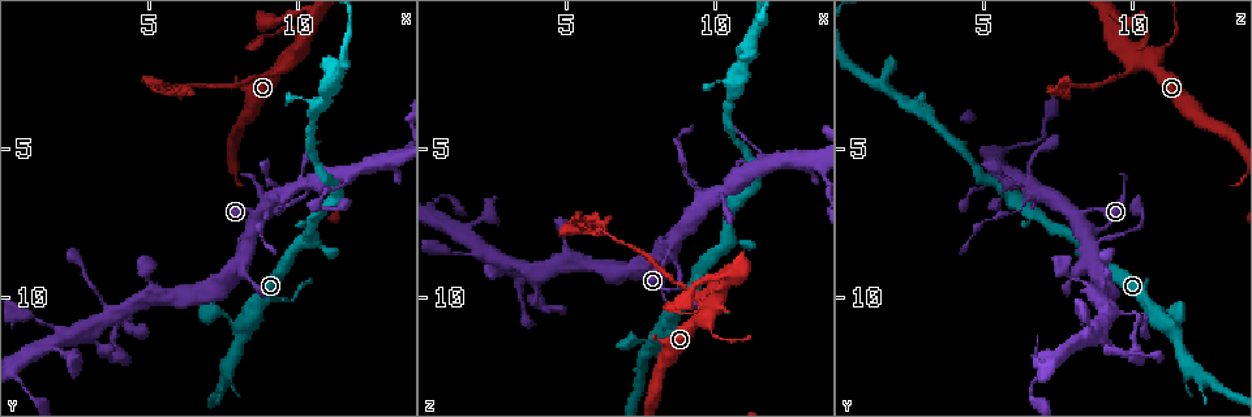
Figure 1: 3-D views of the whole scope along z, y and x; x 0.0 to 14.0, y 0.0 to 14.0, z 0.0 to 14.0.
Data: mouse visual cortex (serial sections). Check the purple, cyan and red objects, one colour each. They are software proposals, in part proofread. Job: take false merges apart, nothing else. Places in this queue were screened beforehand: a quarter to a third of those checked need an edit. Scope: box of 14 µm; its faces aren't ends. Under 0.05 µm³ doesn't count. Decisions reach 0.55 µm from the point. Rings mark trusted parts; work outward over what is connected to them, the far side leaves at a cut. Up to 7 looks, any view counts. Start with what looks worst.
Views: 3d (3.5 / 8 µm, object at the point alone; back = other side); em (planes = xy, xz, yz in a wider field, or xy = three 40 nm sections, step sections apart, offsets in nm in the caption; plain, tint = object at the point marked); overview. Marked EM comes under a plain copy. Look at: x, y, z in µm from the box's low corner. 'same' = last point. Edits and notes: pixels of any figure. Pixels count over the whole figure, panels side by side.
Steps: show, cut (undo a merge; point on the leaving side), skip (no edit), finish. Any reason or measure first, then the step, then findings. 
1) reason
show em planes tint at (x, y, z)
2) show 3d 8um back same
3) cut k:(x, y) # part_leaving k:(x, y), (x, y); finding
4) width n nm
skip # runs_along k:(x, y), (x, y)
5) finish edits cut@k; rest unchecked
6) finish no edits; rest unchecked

calibre changes
show 3d 3.5um at (9.0, 2.5, 9.6)

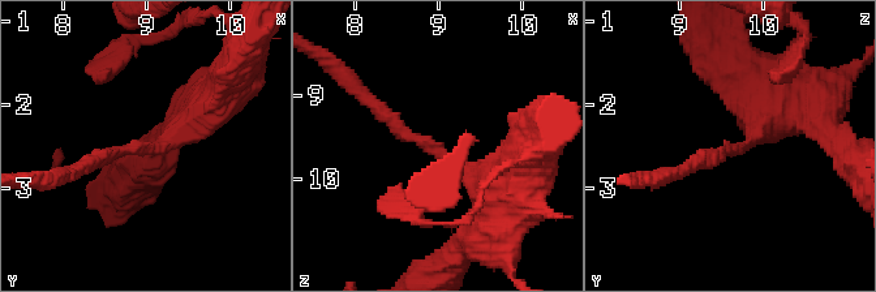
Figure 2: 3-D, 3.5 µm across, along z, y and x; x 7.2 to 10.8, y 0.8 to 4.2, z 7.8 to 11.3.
arm_widths 200, 500 nm; now the EM
show em xy step 3 tint at (9.05, 2.50, 9.70)

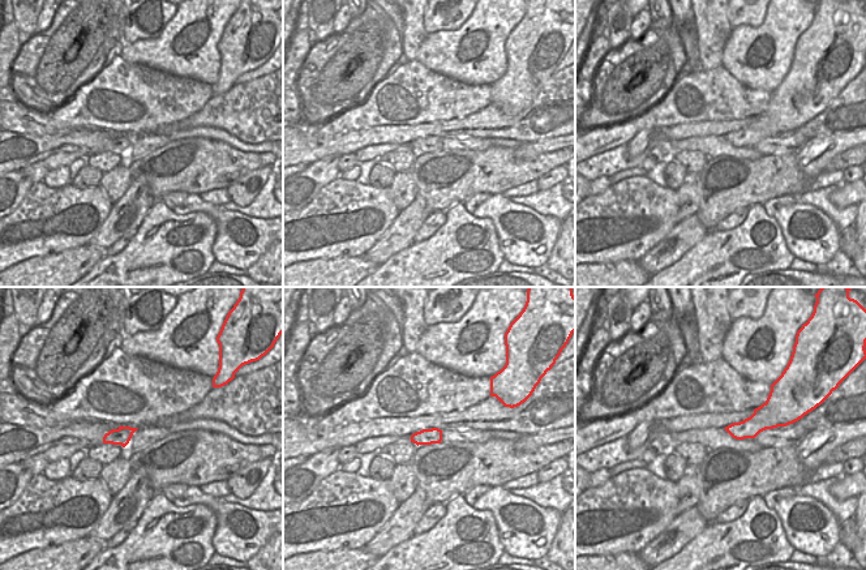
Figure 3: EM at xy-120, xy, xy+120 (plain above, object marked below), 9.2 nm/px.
width 140 nm
cut 2:(700, 155) # part_leaving 2:(728, 147), (671, 175), (644, 179); a second cell is stuck on

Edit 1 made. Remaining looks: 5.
show overview

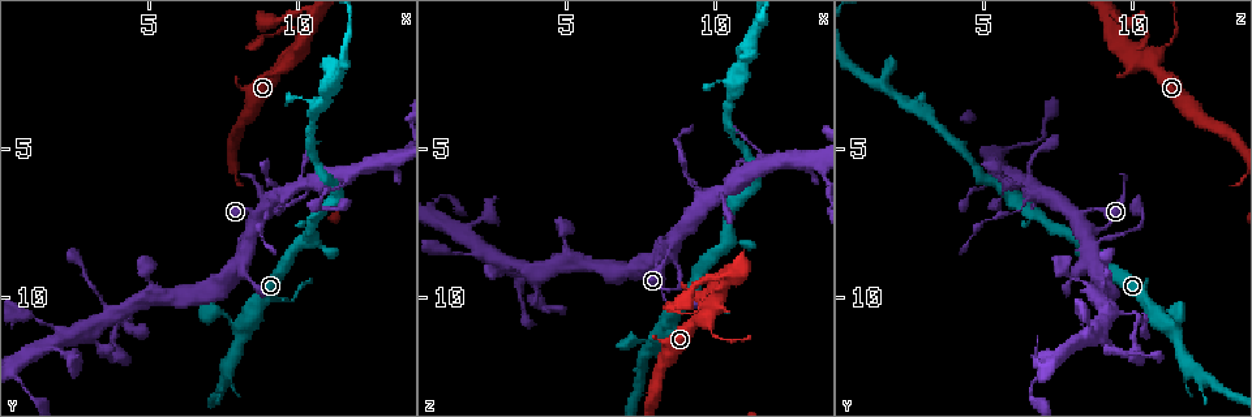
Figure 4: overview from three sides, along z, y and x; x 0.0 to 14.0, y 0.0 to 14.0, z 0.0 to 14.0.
thin arm on a thick one
show 3d 3.5um at (8.5, 7.4, 8.1)

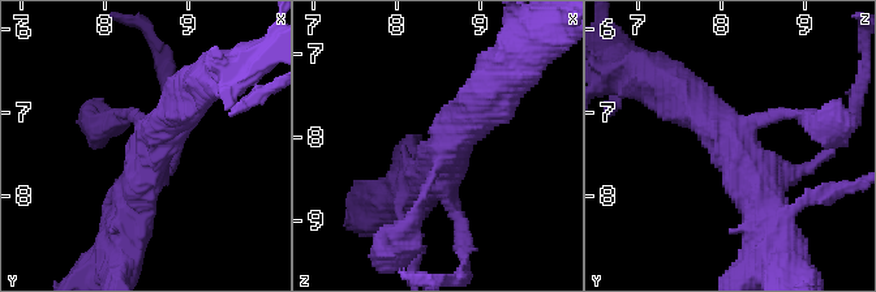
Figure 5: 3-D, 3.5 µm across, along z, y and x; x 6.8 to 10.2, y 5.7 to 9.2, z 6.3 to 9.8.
need the tissue
show em xy step 5 tint at (8.55, 7.30, 8.20)

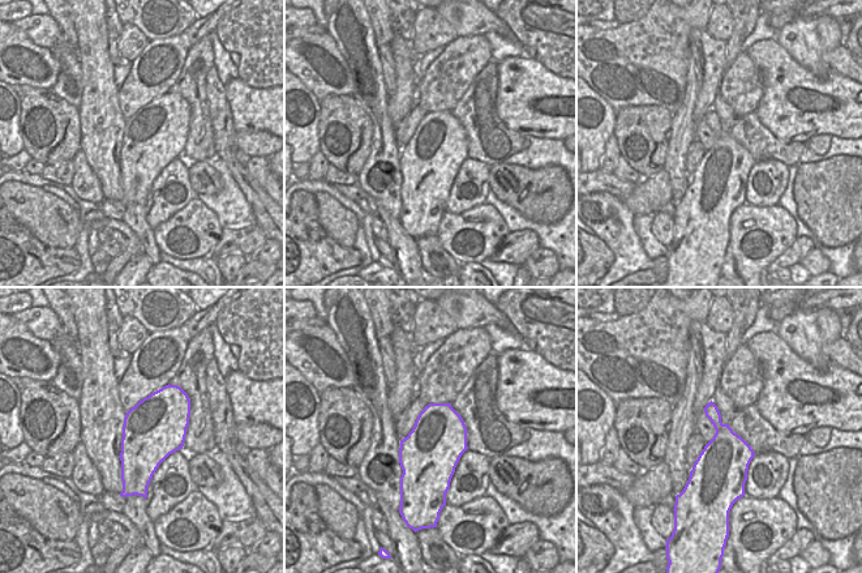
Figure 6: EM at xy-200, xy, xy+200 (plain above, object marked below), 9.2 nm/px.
skip # one cell here

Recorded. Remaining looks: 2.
show 3d 3.5um at (4.0, 10.6, 10.3)

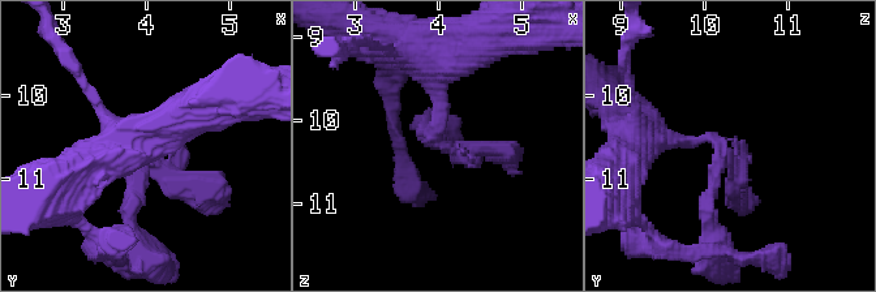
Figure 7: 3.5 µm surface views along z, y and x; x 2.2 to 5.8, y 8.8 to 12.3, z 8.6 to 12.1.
arms 3; arm_widths 200, 250, 250 nm; now the EM
show em xy step 5 tint at (4.00, 10.70, 10.25)

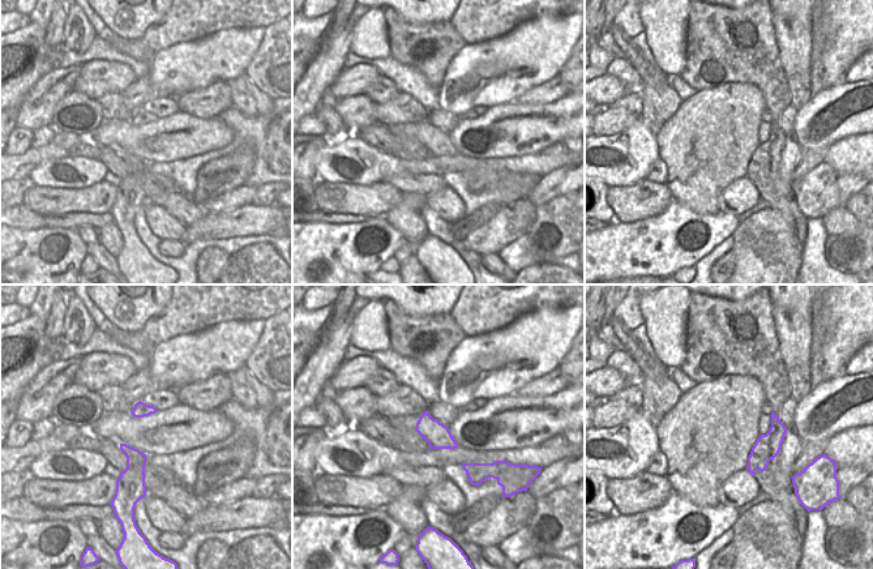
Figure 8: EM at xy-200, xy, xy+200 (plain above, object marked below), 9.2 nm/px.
skip # runs_along 7:(438, 72), (430, 136), (506, 155); continuous, no second cell

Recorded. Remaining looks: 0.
finish edits cut@2; rest unchecked

